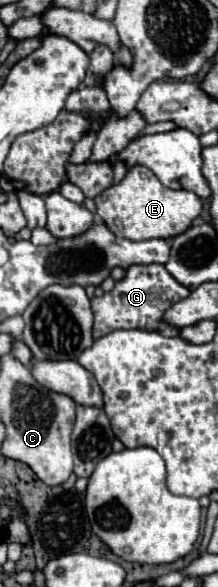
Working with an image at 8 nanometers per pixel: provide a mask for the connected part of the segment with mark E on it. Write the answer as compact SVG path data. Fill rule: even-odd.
M132 166L122 182L112 184L94 198L96 214L118 236L128 240L174 238L202 212L202 200L190 190L170 190L146 166Z

